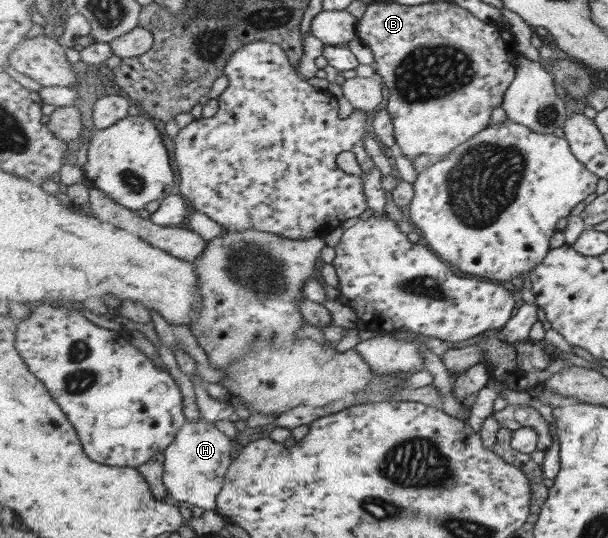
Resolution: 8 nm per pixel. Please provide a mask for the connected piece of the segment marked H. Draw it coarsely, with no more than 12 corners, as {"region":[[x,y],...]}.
{"region":[[187,419],[164,452],[169,496],[205,510],[233,463],[233,438]]}

